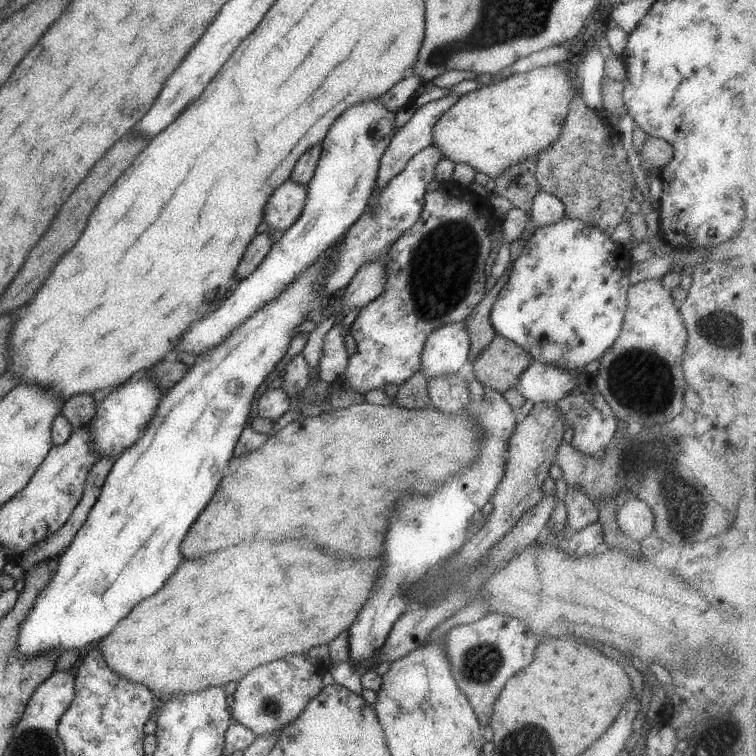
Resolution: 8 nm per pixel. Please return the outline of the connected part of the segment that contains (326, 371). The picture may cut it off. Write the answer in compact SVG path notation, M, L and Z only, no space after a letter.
M341 322L334 323L328 331L319 360L319 378L327 383L340 380L349 363L349 355L344 345L344 337L349 334Z

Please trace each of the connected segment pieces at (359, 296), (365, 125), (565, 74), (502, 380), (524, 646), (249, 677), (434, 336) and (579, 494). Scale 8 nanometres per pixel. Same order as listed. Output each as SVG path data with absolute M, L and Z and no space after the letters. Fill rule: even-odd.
M388 250L384 251L374 260L363 264L352 280L344 288L341 309L328 309L326 315L347 313L356 307L362 308L372 302L378 295L384 292L387 281L385 262Z
M370 99L359 102L345 110L326 134L324 142L321 142L322 150L314 176L309 180L307 186L307 199L298 220L283 232L280 238L275 238L270 252L258 265L258 268L244 277L236 285L232 294L223 300L219 307L194 321L177 341L177 346L169 359L175 358L177 354L188 352L197 356L203 356L211 348L217 347L236 327L239 327L246 319L249 319L263 304L269 303L270 299L277 297L286 287L289 287L312 263L323 254L324 251L334 248L338 240L356 222L356 219L365 212L368 199L375 188L377 174L381 165L381 158L387 151L392 137L397 133L394 125L395 112L388 110L380 99Z
M568 62L568 64L556 63L545 67L538 67L525 73L514 73L508 78L502 79L500 82L492 82L488 85L477 88L475 91L462 95L447 111L444 111L442 116L439 116L439 119L436 121L436 124L432 129L432 145L436 145L440 148L443 152L444 158L448 157L456 164L461 162L469 164L476 172L484 173L486 176L492 178L492 180L494 180L494 178L500 173L504 173L507 169L510 169L513 165L519 163L521 160L530 158L531 156L539 156L543 150L546 150L546 148L548 148L560 136L563 122L568 114L570 103L573 100L575 86L579 86L578 80L574 80L572 74L570 74L571 65L569 63L570 62Z
M497 335L469 366L469 370L471 378L479 380L486 389L505 393L516 388L520 375L532 361L525 348Z
M488 613L475 622L452 627L443 638L443 646L458 688L466 695L484 727L491 721L494 703L506 681L532 662L538 642L536 635L519 620Z
M307 654L286 655L283 659L250 670L240 682L234 695L231 713L237 723L249 728L257 737L271 735L296 720L309 700L320 694L322 675L308 662Z
M456 321L437 328L426 340L421 370L426 378L463 372L467 369L471 338L467 324Z
M578 486L568 487L565 502L570 525L574 529L583 529L593 521L598 521L596 504Z

